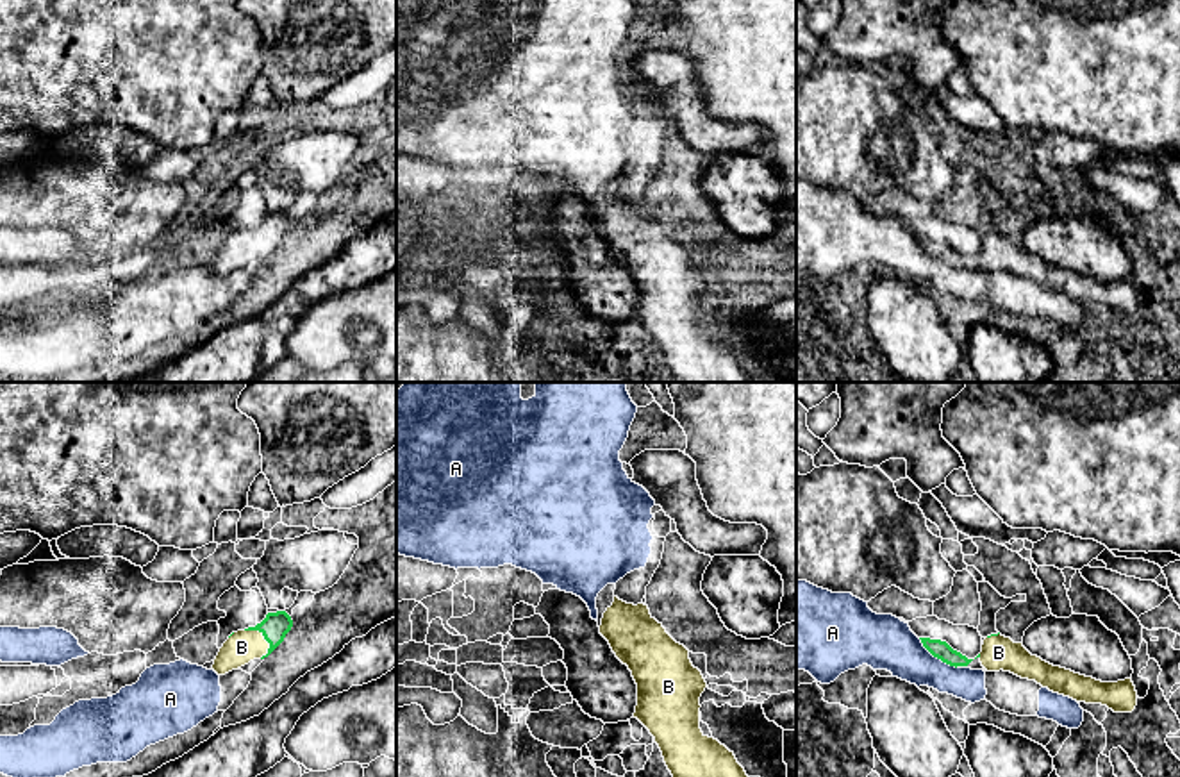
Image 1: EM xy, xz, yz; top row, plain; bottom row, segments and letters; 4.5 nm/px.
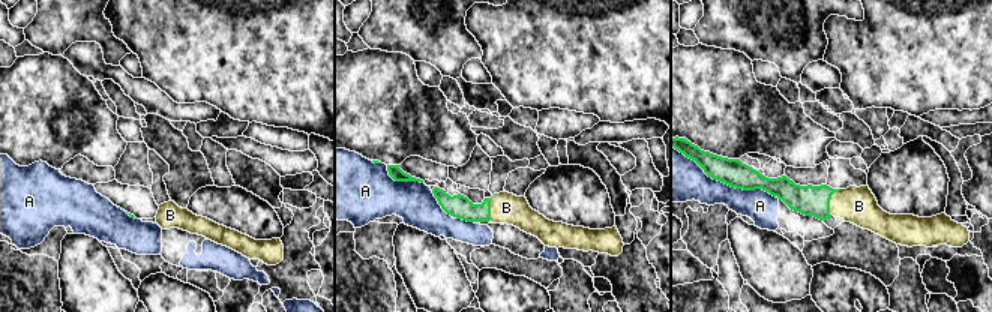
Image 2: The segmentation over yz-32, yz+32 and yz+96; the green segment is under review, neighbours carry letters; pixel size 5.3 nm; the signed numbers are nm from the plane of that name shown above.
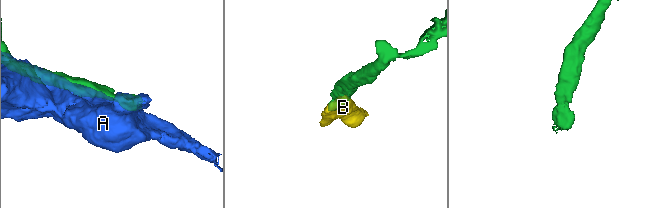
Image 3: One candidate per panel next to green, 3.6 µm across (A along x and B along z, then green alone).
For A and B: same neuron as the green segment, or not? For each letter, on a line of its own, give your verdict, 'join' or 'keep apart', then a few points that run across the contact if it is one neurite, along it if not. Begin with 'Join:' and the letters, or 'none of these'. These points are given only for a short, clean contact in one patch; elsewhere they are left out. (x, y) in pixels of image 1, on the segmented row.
Join: B
A: keep apart
B: join; line xy (275, 626), (265, 638), (241, 647)

